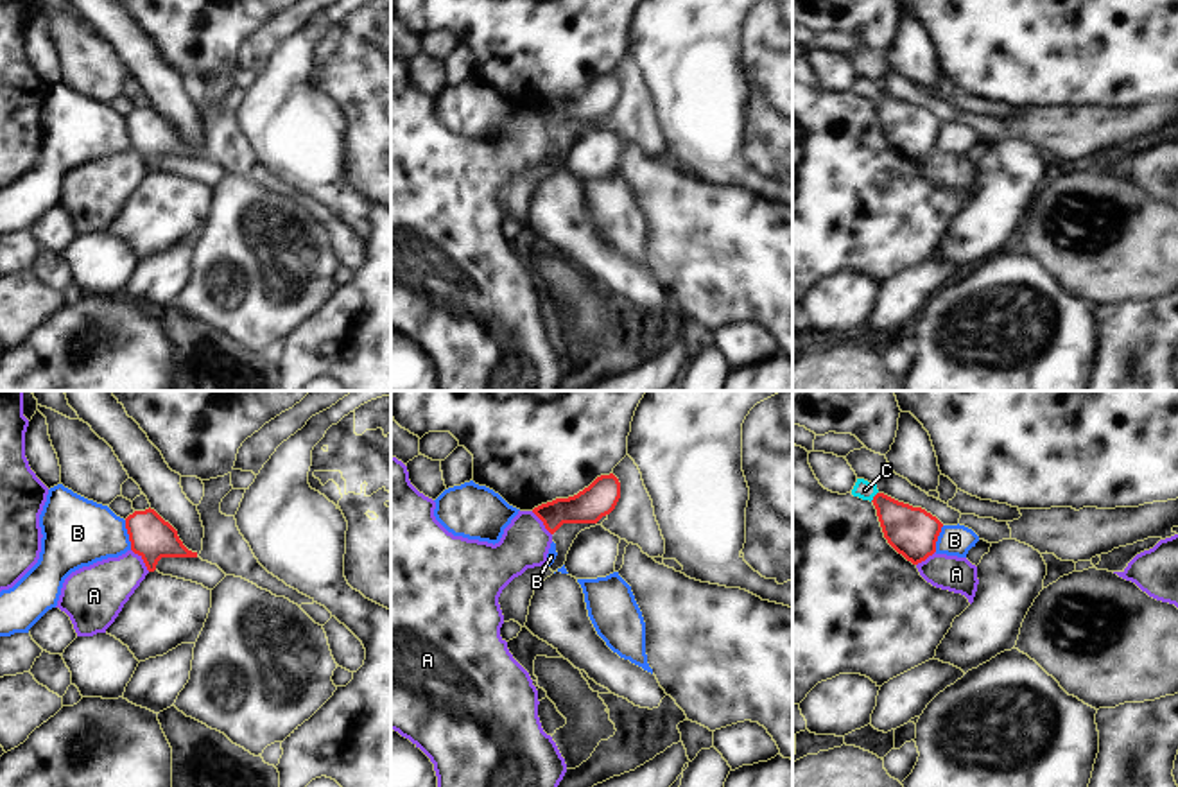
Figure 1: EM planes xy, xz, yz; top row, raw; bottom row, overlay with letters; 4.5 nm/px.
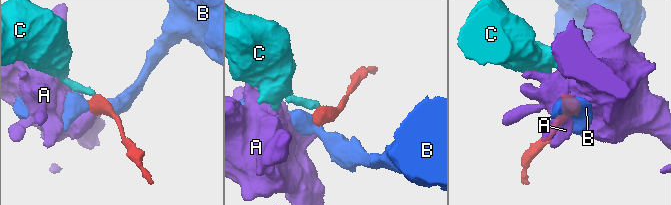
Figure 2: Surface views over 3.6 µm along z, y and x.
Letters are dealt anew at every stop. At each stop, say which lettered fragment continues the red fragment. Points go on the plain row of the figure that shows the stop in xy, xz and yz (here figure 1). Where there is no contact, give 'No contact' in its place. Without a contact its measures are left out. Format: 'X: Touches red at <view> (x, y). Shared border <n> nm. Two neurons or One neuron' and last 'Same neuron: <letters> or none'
A: Touches red at xy (142, 156). Shared border 130 nm. Two neurons
B: Touches red at xy (128, 131). Shared border 140 nm. Two neurons
C: Touches red at yz (874, 95). Shared border 60 nm. One neuron
Same neuron: C

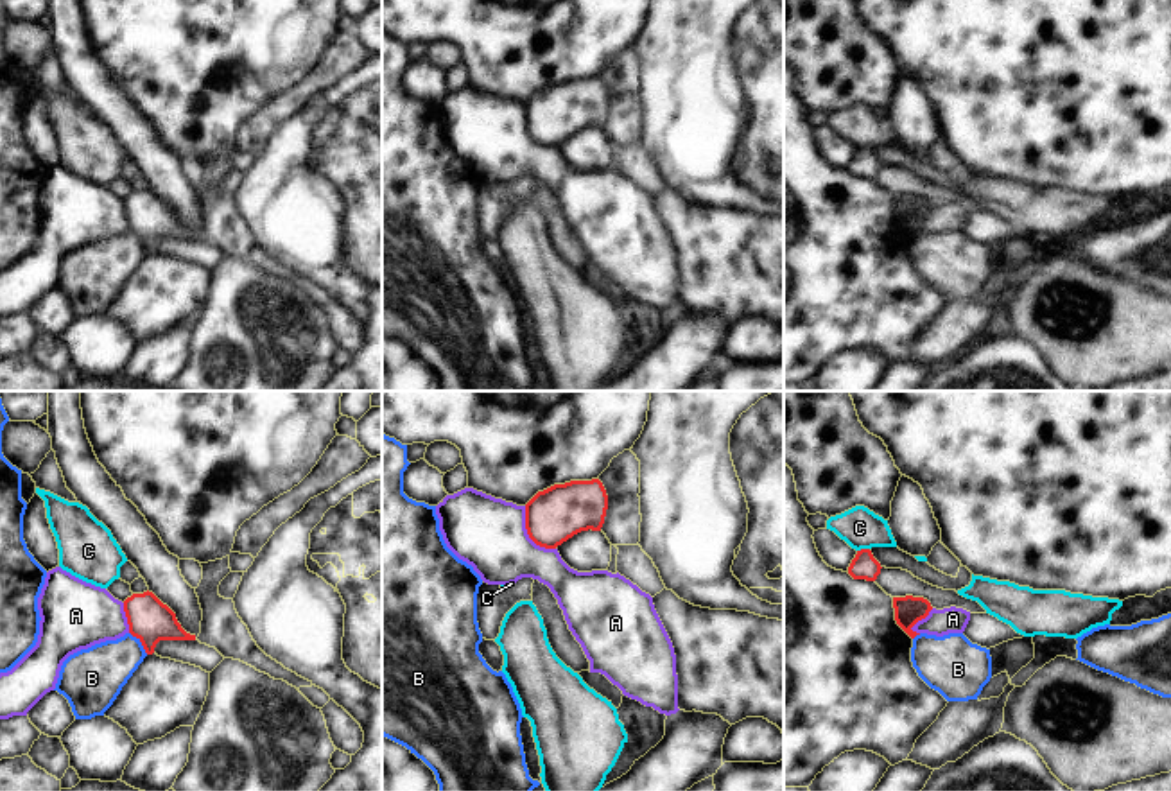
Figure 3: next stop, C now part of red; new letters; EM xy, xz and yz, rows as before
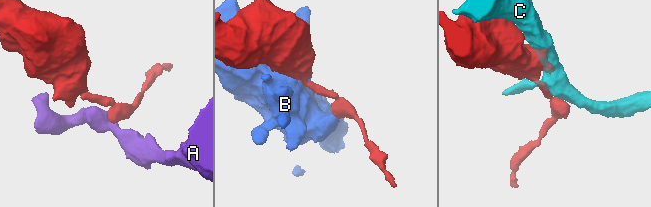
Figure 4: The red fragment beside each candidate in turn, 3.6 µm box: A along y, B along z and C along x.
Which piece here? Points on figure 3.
A: Touches red at xz (528, 131). Shared border 240 nm. Two neurons
B: Touches red at xy (140, 239). Shared border 130 nm. Two neurons
C: Touches red at yz (863, 147). Shared border 60 nm. Two neurons
Same neuron: none

